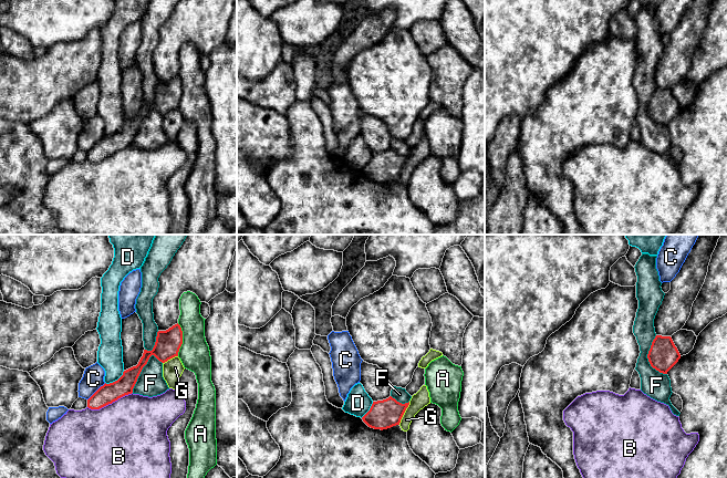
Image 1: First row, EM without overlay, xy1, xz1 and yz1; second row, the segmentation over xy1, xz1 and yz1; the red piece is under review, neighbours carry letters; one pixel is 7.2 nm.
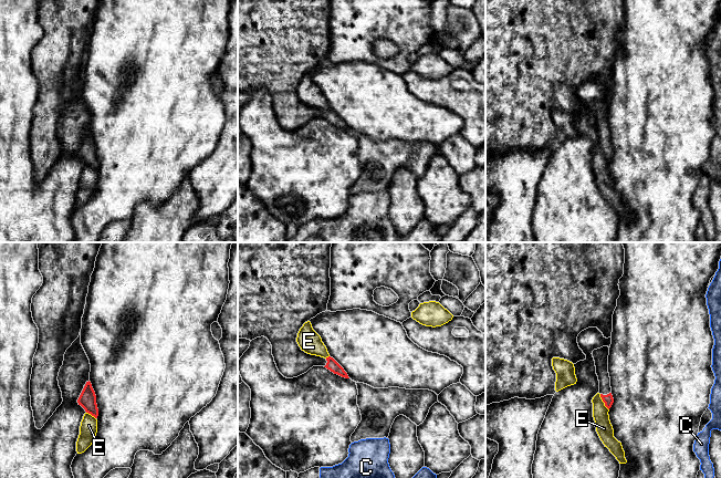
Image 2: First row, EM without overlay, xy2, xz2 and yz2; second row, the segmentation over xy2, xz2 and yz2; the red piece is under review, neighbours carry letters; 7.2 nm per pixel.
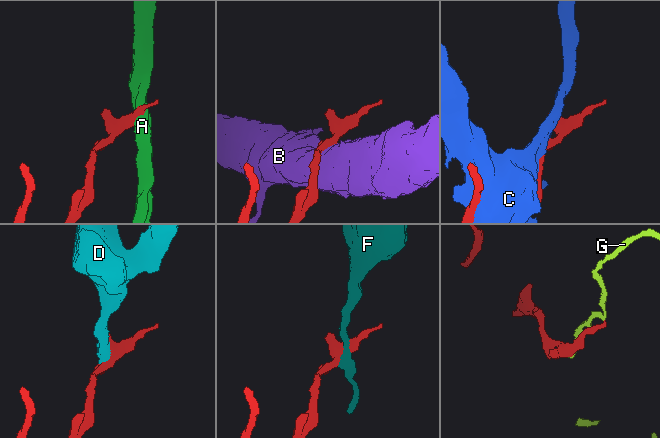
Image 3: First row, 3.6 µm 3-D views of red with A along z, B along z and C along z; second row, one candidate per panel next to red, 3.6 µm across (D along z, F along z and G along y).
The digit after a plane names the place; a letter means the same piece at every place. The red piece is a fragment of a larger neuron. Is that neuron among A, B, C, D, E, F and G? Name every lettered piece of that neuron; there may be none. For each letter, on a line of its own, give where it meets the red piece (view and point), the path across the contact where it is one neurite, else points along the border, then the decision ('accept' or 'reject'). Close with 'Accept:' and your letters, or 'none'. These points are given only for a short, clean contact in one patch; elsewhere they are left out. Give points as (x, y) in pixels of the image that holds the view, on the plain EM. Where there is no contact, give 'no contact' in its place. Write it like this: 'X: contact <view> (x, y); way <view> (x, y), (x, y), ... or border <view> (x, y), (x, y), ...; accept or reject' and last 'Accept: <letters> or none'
A: contact xy1 (182, 92); border xy1 (177, 75), (182, 82), (182, 97), (178, 107); reject
B: contact xy1 (110, 155); border xy1 (132, 144), (99, 160), (87, 159); reject
C: contact xy1 (96, 143); reject
D: contact xy1 (115, 133); border xy1 (124, 123), (116, 132), (105, 135); reject
E: contact yz2 (603, 153); reject
F: contact xy1 (139, 125); reject
G: contact xz1 (404, 164); reject
Accept: none

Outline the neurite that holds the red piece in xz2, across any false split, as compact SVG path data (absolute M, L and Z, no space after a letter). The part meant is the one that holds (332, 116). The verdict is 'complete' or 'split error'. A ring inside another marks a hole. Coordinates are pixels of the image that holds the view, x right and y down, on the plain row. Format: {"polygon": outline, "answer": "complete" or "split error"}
{"polygon": "M238 0L238 91L254 92L264 89L272 97L272 107L279 124L286 131L297 129L313 118L324 118L334 126L349 131L331 108L324 111L301 102L296 94L303 76L327 63L331 48L331 0Z", "answer": "split error"}

